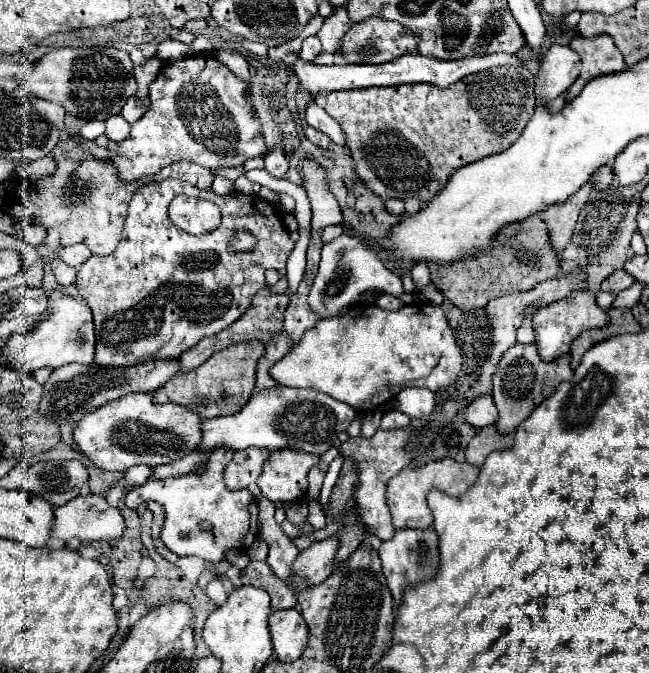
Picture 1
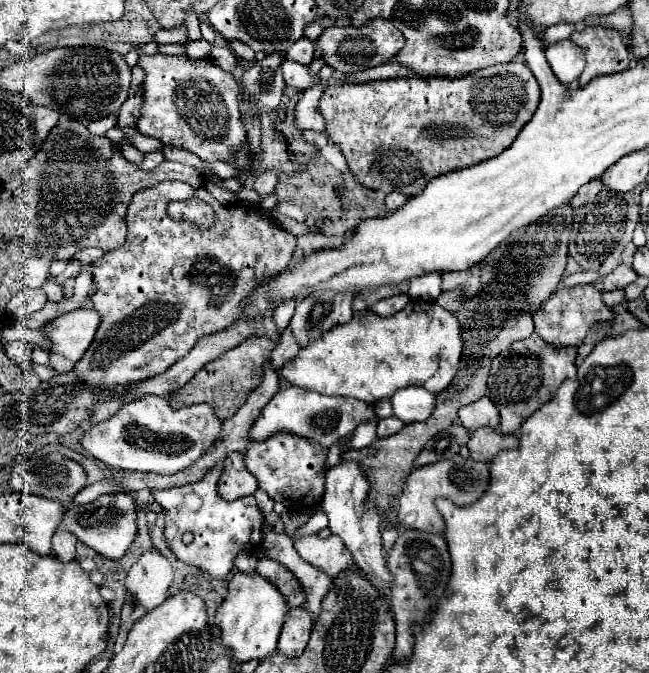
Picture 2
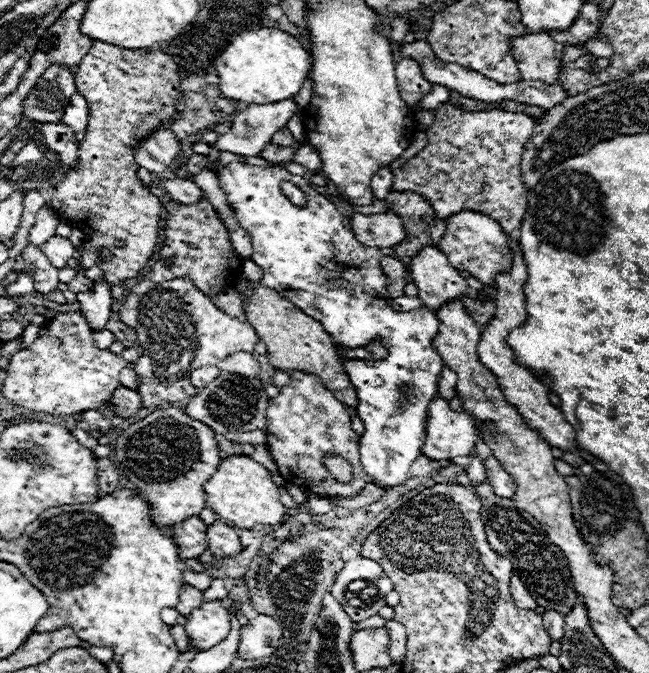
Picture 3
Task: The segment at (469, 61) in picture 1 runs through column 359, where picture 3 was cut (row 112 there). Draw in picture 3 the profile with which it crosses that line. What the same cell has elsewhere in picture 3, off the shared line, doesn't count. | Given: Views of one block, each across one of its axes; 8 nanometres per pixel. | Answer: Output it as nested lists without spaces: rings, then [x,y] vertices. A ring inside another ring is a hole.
[[[74,94],[74,98],[70,98],[70,102],[68,102],[66,110],[64,110],[62,122],[66,122],[66,126],[70,126],[74,132],[86,130],[86,124],[88,124],[88,102],[84,100],[84,96]]]

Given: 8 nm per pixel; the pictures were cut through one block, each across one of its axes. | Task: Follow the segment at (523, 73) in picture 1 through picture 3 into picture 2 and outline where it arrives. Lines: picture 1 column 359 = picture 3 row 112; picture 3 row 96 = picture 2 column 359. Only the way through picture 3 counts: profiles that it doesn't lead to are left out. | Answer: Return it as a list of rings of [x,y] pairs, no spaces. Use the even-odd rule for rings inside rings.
[[[522,62],[496,64],[476,70],[464,78],[394,78],[368,84],[334,84],[320,98],[320,112],[326,118],[328,138],[340,146],[352,174],[372,190],[402,192],[416,196],[424,186],[446,172],[484,162],[504,152],[524,124],[534,116],[540,102],[540,86]]]

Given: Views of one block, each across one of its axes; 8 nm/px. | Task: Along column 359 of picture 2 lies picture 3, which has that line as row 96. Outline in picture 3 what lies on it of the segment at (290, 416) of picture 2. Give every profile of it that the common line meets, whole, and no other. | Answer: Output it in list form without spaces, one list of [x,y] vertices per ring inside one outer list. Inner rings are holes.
[[[402,58],[396,64],[396,78],[398,78],[398,88],[400,88],[400,98],[412,108],[416,106],[430,90],[432,84],[426,82],[422,76],[420,64],[410,58]]]

